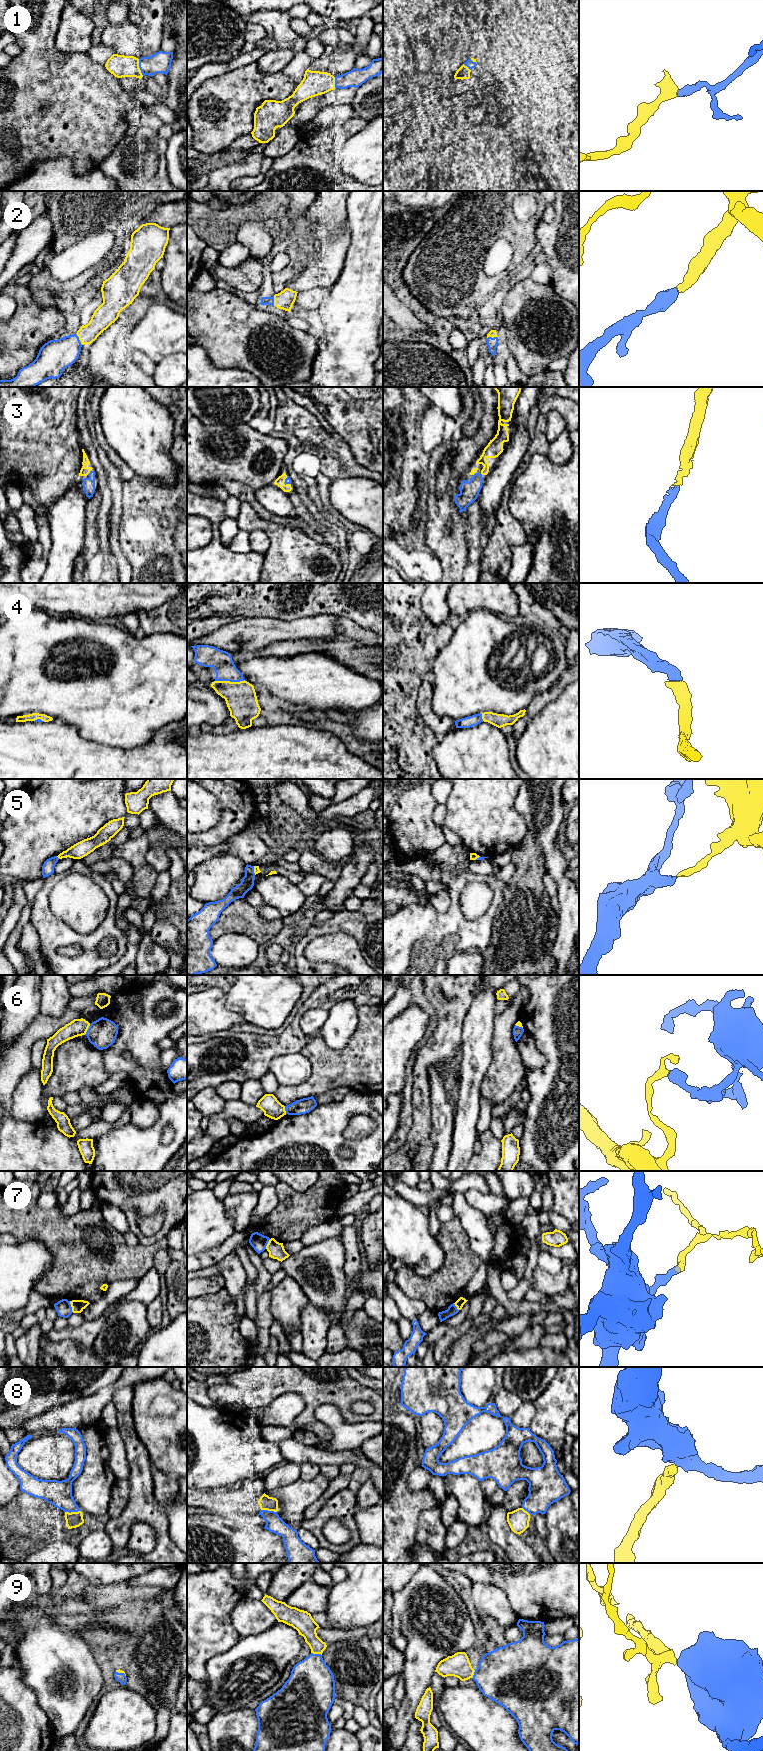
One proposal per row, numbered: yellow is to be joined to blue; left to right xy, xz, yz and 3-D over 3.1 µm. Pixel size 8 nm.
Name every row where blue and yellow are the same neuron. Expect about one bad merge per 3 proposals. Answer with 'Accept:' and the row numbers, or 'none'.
Accept: 1, 2, 3, 4, 9

